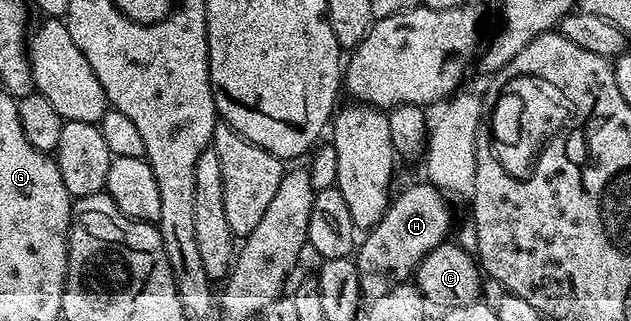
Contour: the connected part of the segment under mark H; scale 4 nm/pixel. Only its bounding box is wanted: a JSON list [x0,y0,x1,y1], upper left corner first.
[353,180,451,301]

